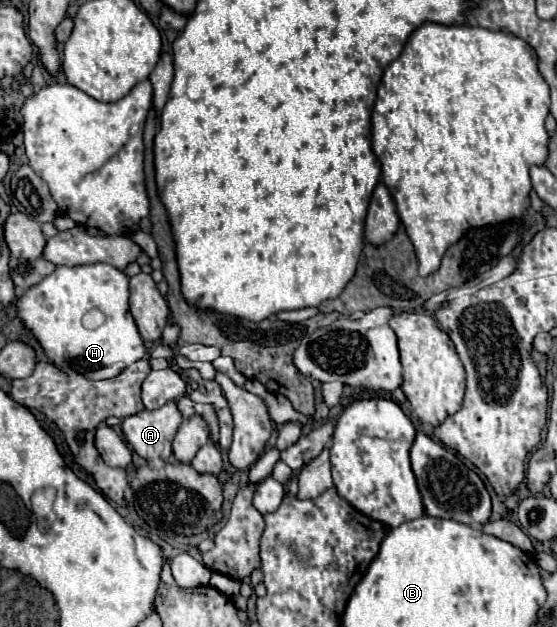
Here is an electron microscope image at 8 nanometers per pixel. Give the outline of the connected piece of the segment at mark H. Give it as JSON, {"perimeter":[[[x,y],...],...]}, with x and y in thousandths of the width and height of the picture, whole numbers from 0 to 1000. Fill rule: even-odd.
{"perimeter":[[[169,419],[169,423],[140,423],[140,426],[101,426],[97,435],[79,442],[68,455],[54,458],[32,477],[32,506],[39,515],[57,525],[72,550],[79,553],[83,566],[97,576],[101,585],[111,592],[136,592],[158,604],[197,604],[208,601],[226,582],[262,569],[262,553],[251,537],[244,515],[230,498],[230,442],[215,429],[194,419]],[[176,493],[187,499],[187,515],[176,522],[154,518],[154,499]]]}

